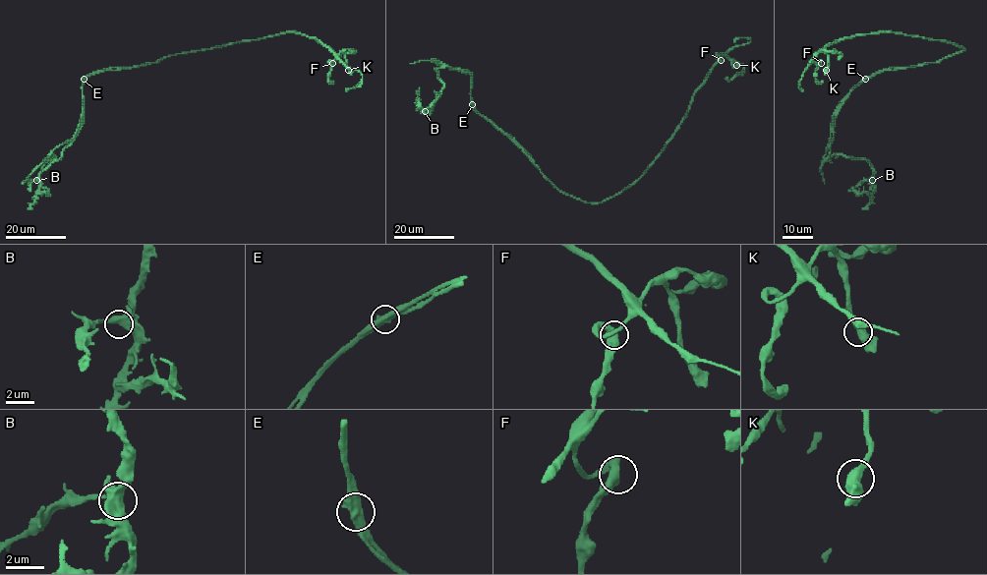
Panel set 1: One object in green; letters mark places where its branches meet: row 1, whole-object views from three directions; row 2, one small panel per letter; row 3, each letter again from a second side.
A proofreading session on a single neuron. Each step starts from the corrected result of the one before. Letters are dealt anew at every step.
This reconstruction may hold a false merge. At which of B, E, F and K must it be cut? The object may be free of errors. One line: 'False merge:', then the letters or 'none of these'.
False merge: E

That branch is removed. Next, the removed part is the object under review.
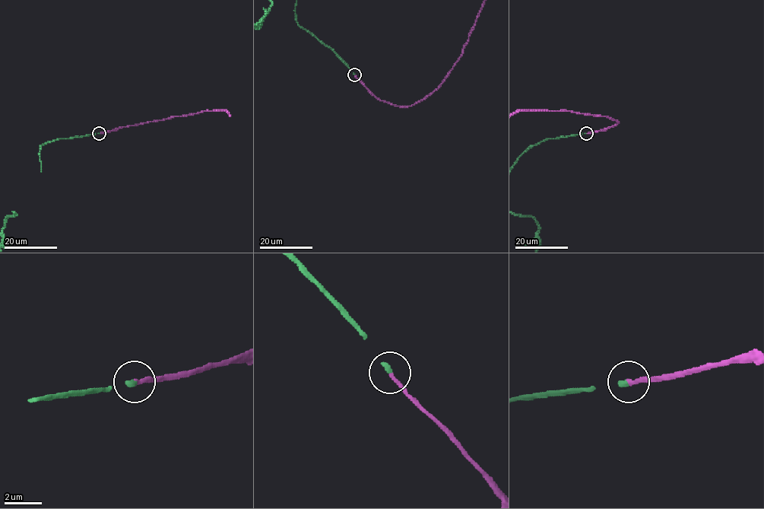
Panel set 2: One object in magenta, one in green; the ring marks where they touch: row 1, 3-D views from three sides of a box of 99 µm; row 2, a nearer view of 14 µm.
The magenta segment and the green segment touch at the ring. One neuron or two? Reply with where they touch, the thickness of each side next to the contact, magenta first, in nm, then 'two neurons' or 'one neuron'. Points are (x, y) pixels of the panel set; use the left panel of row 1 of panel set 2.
at (99, 133); 200 nm thick on the magenta side, 280 nm on the other; one neuron

